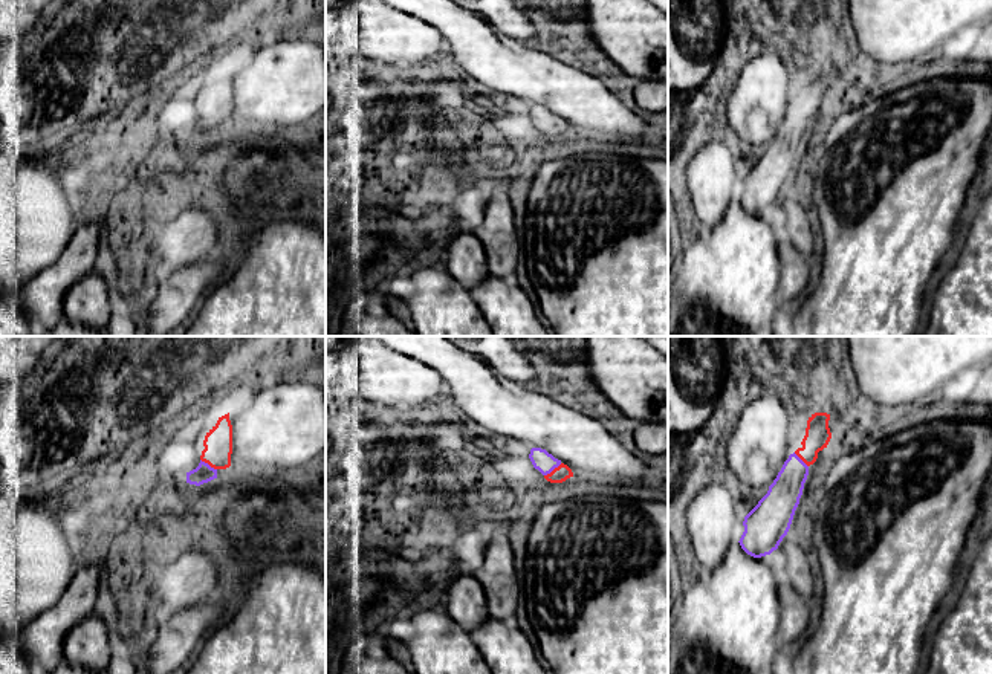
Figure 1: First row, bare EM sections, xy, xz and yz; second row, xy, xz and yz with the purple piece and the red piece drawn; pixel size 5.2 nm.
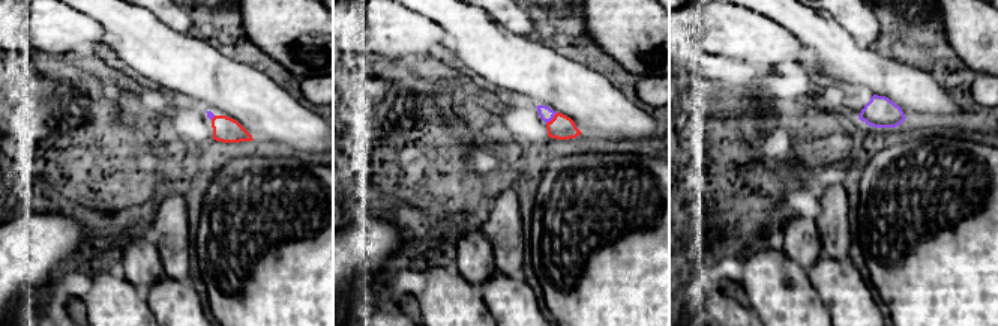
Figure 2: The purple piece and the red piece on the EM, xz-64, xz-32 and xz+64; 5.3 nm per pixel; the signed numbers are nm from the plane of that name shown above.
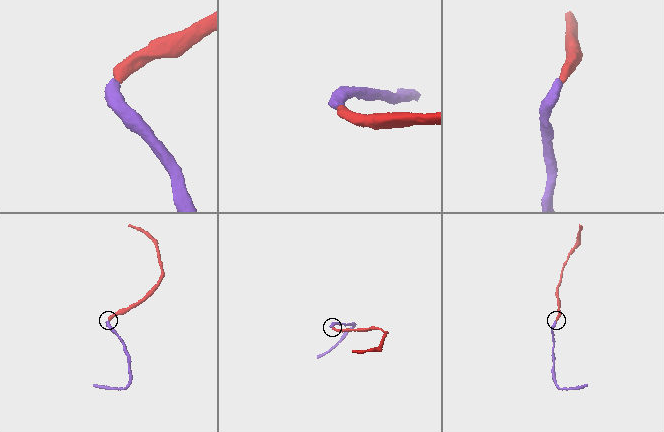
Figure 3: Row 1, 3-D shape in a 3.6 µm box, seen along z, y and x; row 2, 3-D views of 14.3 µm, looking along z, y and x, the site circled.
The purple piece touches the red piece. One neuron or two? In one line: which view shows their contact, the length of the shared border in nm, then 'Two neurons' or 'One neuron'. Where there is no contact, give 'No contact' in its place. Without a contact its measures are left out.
Touches purple in xz. Shared border 120 nm. One neuron

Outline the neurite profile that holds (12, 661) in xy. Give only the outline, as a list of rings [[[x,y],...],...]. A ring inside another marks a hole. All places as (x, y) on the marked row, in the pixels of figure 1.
[[[0,640],[0,674],[31,674],[31,665],[11,640]]]

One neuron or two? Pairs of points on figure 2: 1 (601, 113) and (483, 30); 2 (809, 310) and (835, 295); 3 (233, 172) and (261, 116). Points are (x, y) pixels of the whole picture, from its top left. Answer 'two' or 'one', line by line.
1: one
2: two
3: two

